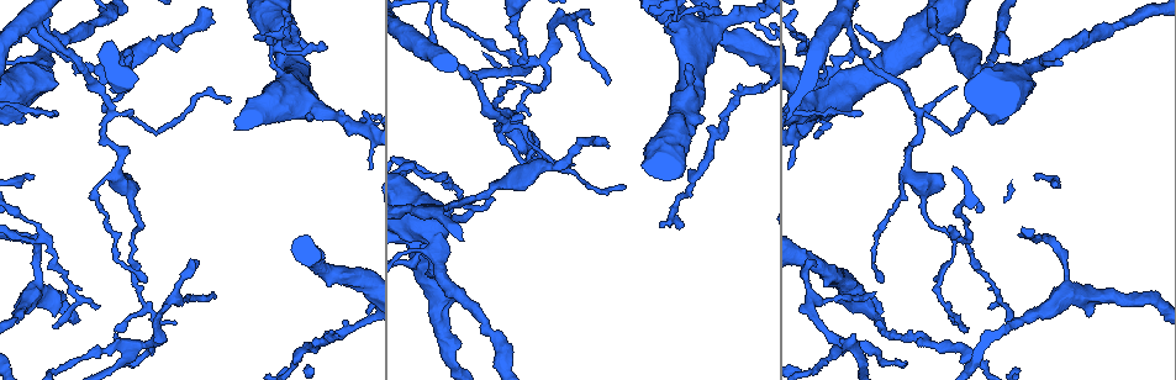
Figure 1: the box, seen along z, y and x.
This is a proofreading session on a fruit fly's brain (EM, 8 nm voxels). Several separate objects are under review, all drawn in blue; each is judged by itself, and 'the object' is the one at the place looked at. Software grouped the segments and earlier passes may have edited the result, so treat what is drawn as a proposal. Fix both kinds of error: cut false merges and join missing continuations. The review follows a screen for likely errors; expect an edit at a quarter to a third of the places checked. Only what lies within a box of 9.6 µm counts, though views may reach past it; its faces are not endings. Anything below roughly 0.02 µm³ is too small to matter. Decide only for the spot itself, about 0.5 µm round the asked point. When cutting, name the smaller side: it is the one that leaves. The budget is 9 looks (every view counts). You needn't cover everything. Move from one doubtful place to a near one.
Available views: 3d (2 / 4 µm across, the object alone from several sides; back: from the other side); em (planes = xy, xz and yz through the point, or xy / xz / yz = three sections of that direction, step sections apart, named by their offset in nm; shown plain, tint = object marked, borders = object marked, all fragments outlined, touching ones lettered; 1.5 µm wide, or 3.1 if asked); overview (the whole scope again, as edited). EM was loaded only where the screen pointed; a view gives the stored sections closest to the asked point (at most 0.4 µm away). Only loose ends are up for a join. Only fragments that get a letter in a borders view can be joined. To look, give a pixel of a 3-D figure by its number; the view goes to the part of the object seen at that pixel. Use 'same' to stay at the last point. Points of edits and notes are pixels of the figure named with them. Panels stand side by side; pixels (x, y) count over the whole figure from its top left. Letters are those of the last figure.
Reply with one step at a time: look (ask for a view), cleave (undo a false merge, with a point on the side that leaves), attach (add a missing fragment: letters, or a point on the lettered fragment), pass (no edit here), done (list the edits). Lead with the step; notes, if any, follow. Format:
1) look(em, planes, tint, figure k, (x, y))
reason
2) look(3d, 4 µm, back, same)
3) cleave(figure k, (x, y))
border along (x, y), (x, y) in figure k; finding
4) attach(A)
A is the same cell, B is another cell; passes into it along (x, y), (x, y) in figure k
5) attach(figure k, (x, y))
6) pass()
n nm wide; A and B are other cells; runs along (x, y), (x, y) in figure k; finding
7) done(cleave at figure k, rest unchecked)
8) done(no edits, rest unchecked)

look(em, xy, step 8, borders, figure 1, (293, 23))
tapers out

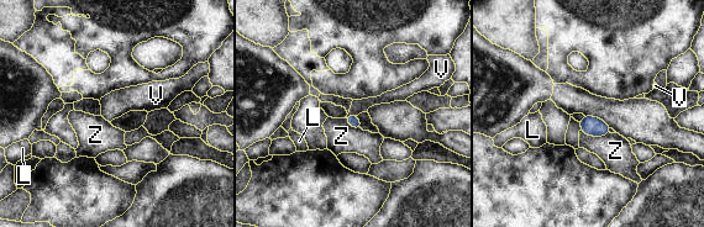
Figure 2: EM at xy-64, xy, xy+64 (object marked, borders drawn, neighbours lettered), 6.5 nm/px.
look(em, planes, borders, same)
another direction

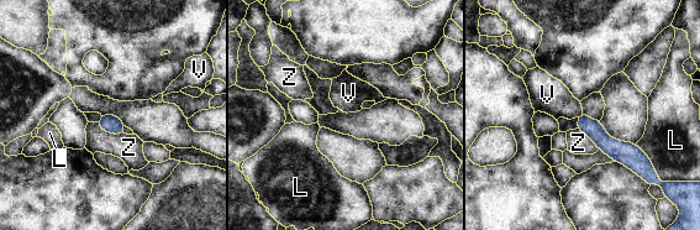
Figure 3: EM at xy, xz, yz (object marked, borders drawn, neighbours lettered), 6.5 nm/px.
attach(figure 3, (550, 95))
Z touches over 180 nm; V is the same cell, L and Z are other cells; passes into it along (593, 129), (582, 114), (550, 95) in figure 3; it goes on there

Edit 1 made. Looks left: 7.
look(overview)
see it whole again

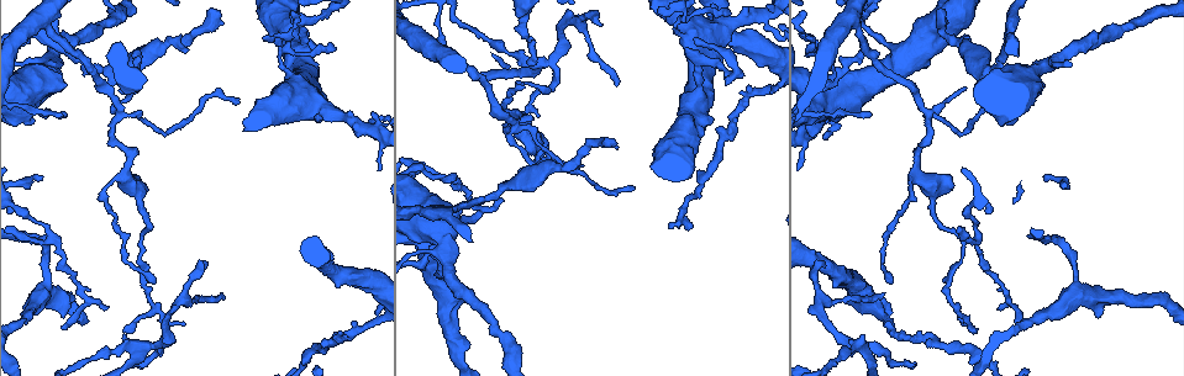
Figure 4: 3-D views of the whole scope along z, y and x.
look(em, xz, step 8, plain, figure 4, (938, 12))

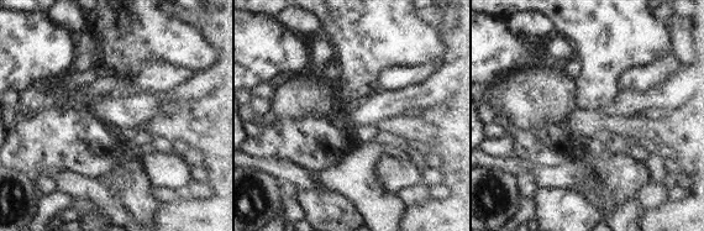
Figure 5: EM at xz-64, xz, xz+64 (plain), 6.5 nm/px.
look(em, xz, step 8, borders, same)

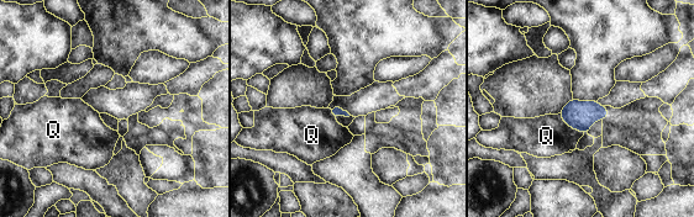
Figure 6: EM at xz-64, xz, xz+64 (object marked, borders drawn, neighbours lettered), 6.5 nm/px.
pass()
Q is another cell; border along (560, 114), (571, 127), (583, 133) in figure 6; no lettered fragment goes on from it

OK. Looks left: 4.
look(3d, 4 µm, figure 4, (120, 115))
arms part here

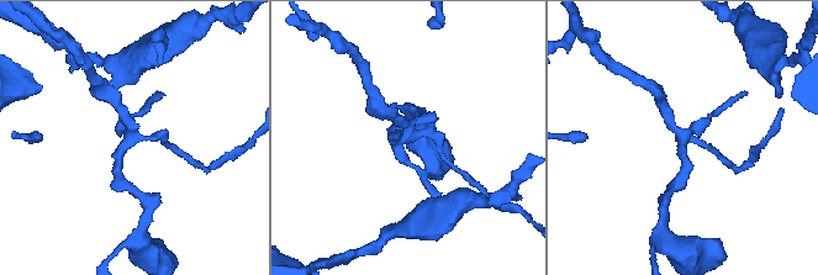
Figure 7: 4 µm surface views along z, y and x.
look(em, xy, step 4, tint, figure 7, (682, 135))

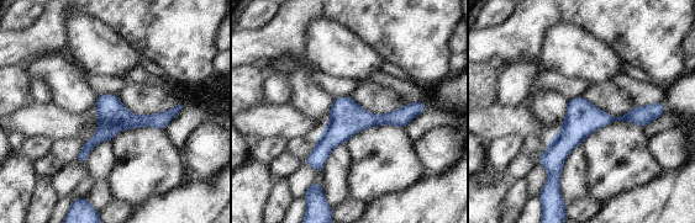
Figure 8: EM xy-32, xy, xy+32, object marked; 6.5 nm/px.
look(em, xy, step 4, borders, same)

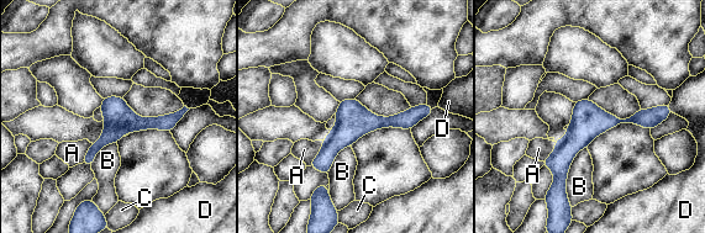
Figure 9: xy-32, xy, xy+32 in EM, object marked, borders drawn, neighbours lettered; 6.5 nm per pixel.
pass()
190 nm wide; B touches over 360 nm; A, B, C and D are other cells; all the same neuron

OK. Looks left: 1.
done(attach at figure 3, rest unchecked)

